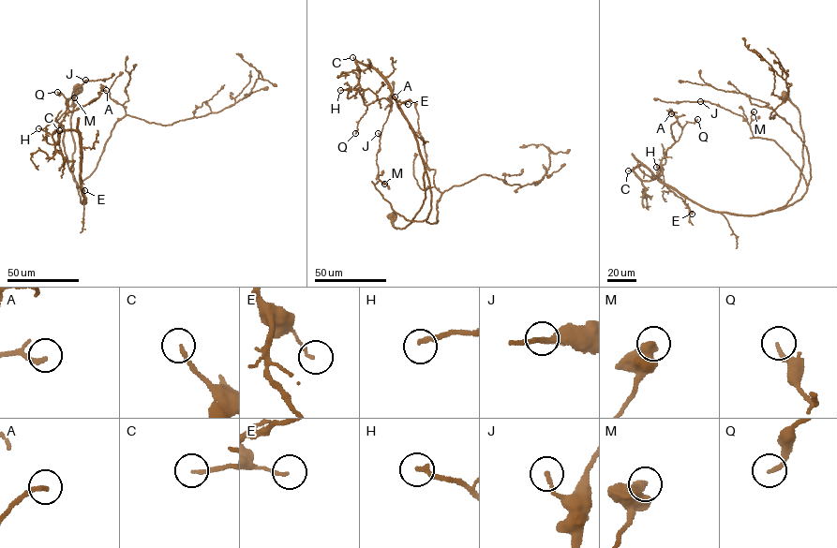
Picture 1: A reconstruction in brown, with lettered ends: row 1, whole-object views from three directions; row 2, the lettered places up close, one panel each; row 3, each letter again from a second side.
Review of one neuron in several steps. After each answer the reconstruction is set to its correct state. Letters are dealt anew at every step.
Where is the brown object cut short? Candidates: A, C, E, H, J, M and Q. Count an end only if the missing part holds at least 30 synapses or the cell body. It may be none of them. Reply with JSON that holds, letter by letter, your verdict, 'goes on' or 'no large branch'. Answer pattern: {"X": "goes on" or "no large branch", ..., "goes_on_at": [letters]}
{"A": "no large branch", "C": "no large branch", "E": "no large branch", "H": "no large branch", "J": "no large branch", "M": "no large branch", "Q": "no large branch", "goes_on_at": []}

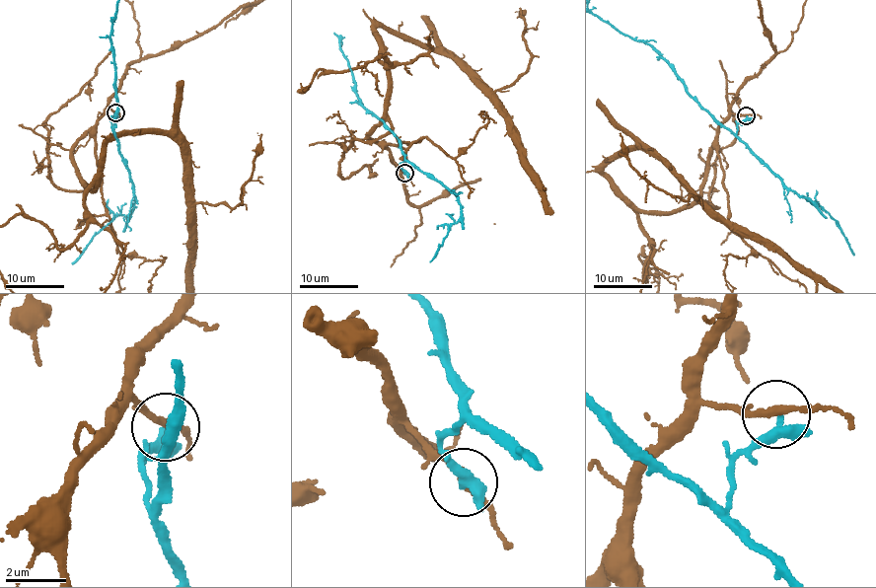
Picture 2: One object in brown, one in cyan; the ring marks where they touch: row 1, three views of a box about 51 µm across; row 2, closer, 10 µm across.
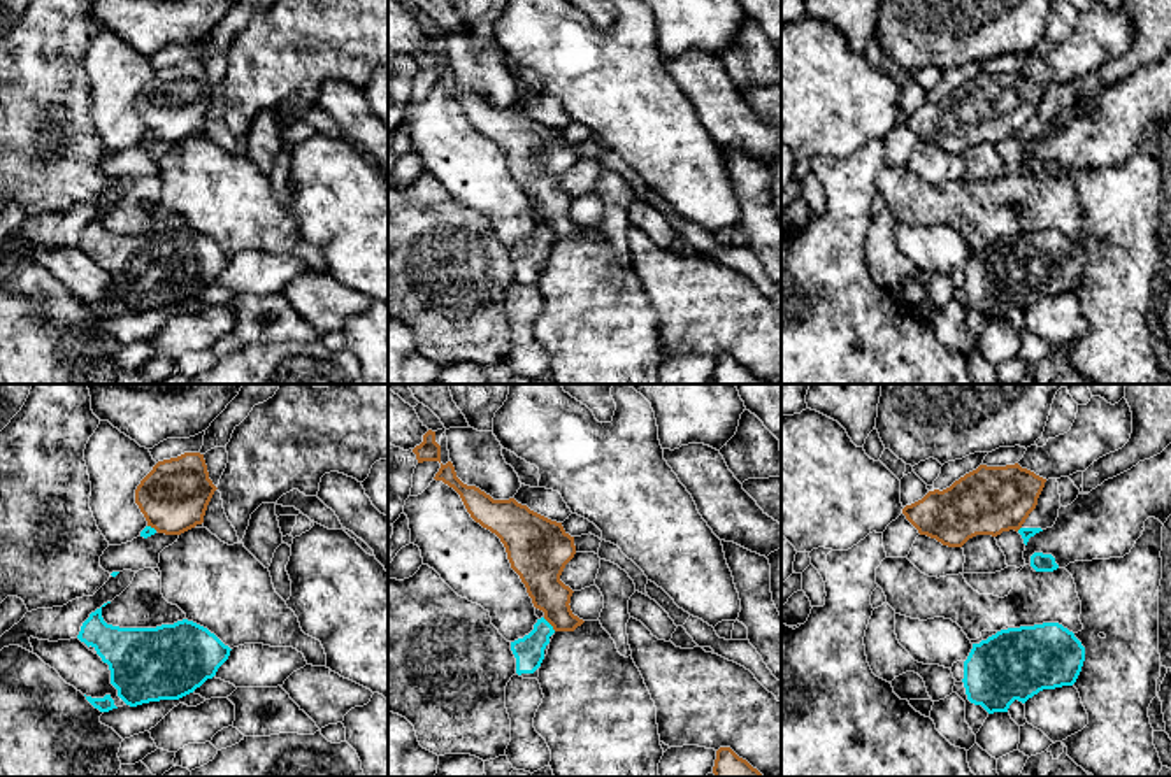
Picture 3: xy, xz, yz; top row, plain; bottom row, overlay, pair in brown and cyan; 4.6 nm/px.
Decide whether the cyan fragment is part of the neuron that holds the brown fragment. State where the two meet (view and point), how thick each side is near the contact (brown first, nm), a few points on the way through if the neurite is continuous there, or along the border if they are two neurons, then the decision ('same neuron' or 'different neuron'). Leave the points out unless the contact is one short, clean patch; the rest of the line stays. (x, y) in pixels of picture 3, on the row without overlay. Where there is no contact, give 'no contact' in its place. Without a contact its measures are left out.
contact xz (550, 230); calibres 190 and 140 nm; border xz (543, 225), (555, 237); different neuron

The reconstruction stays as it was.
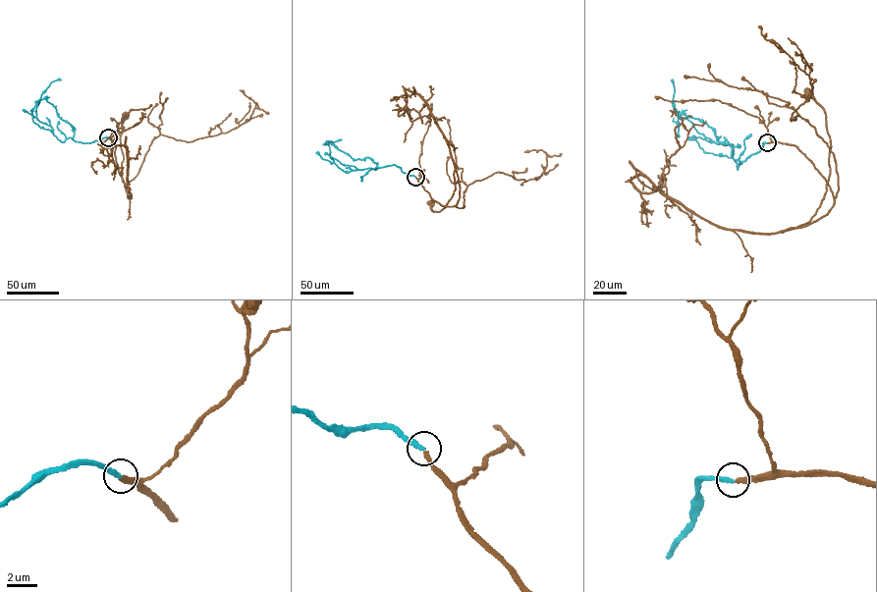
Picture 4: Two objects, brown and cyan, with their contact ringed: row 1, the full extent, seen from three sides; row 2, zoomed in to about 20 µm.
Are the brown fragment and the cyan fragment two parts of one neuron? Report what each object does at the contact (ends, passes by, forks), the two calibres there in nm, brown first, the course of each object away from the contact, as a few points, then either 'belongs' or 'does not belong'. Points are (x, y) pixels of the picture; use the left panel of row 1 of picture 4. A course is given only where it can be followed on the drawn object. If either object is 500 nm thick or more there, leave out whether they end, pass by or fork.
brown ends; cyan ends; calibres 300 and 320 nm; course brown (108, 137), (116, 145), (117, 168), (131, 198), (127, 197), (122, 177), (120, 141), (126, 116); course cyan (108, 137), (61, 141), (37, 119), (41, 94), (61, 80); belongs

